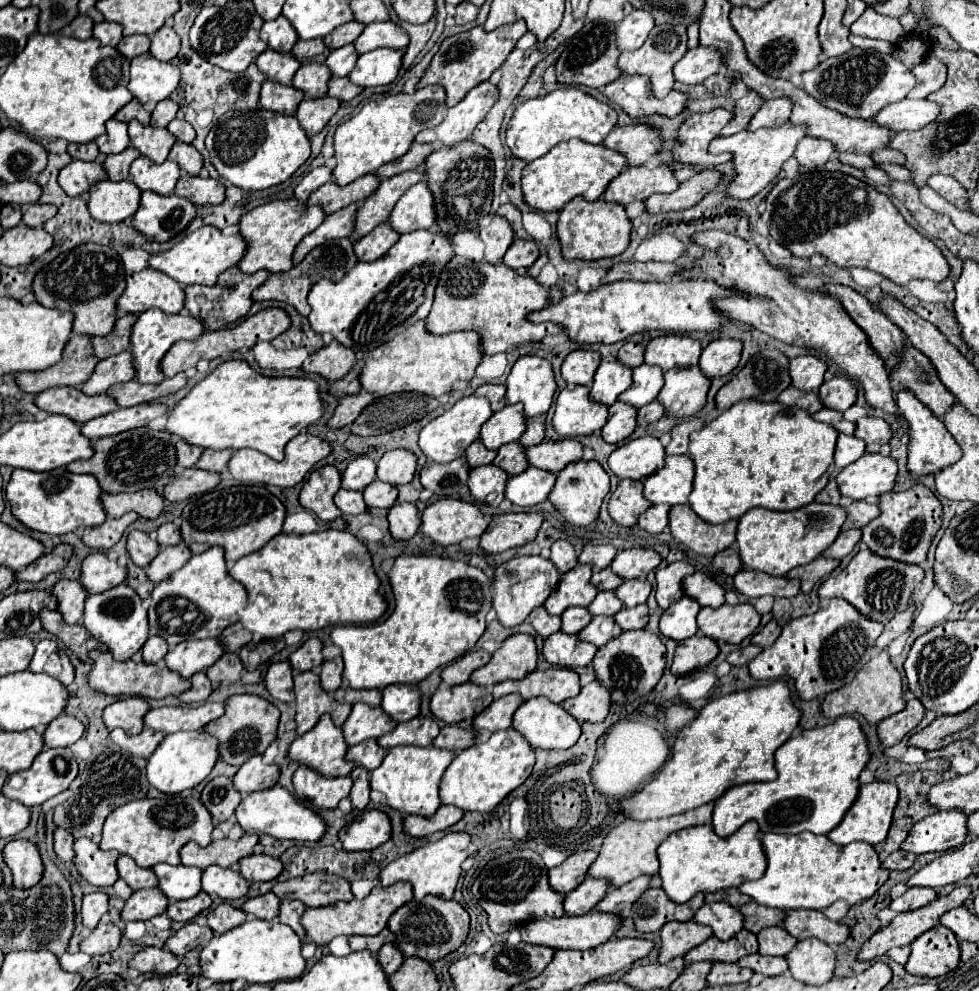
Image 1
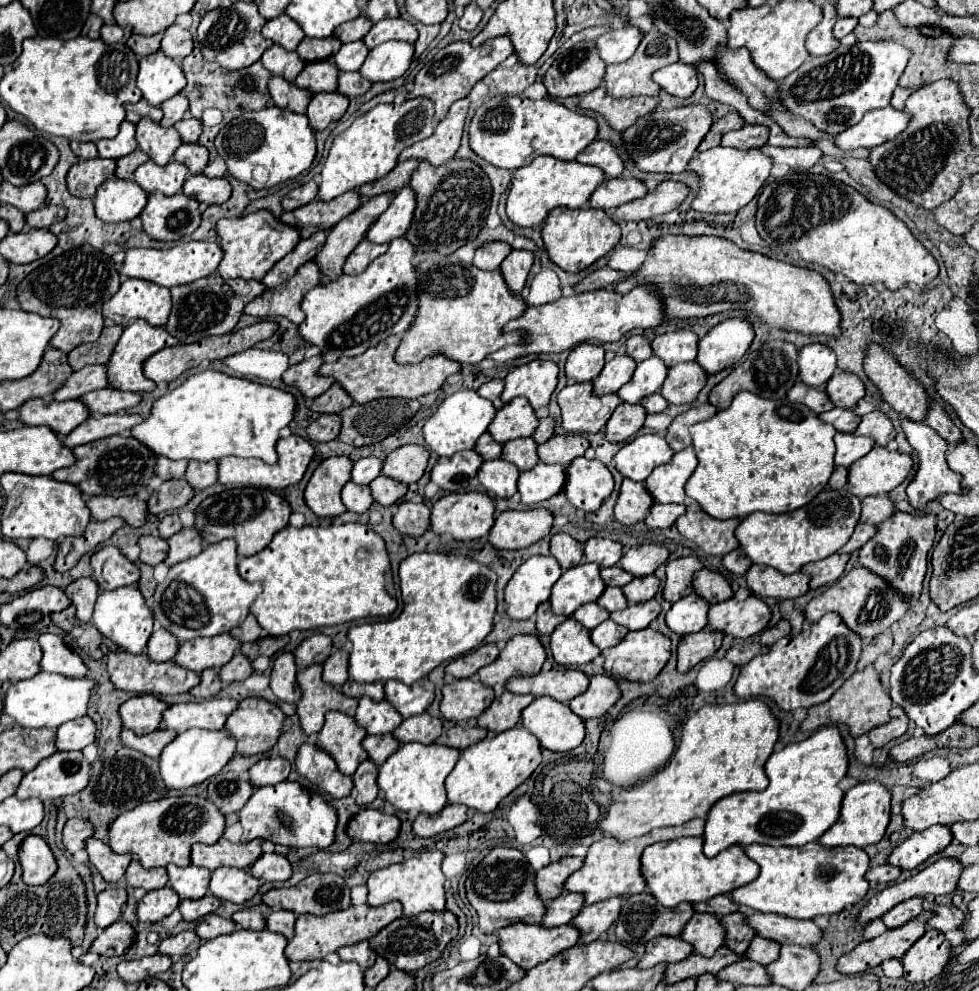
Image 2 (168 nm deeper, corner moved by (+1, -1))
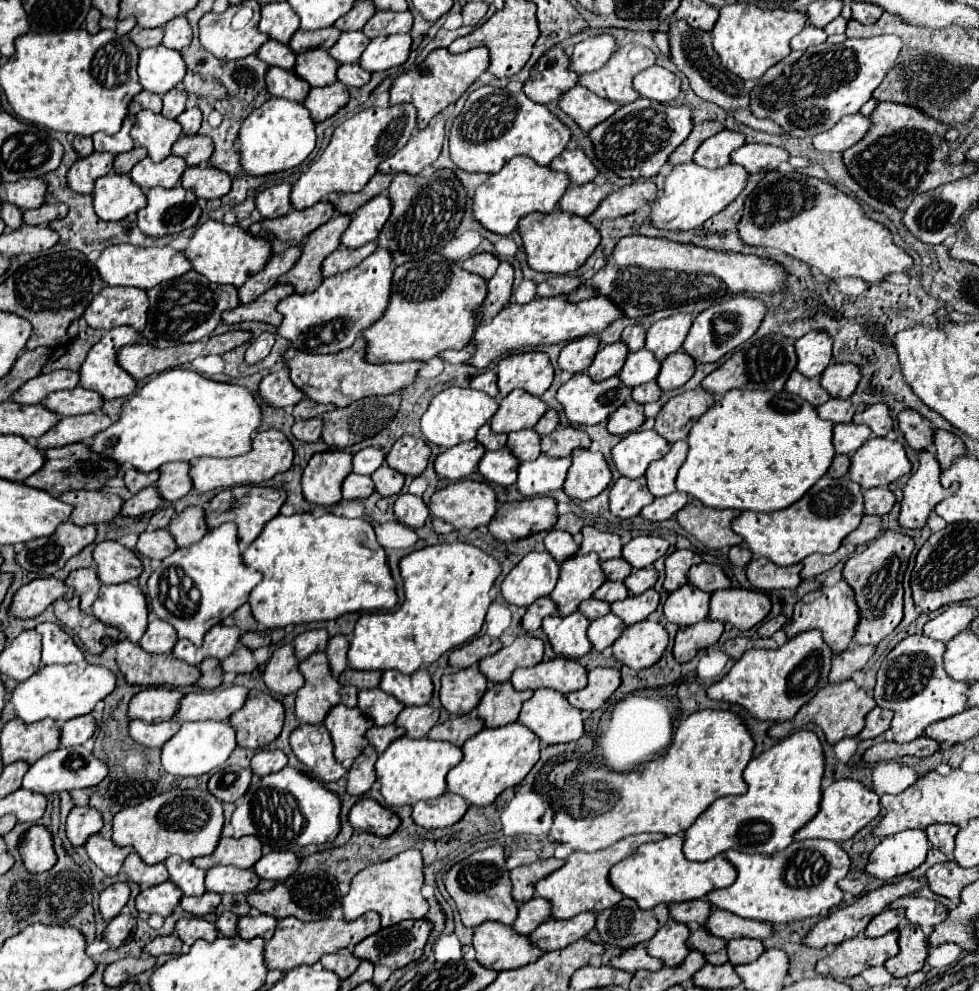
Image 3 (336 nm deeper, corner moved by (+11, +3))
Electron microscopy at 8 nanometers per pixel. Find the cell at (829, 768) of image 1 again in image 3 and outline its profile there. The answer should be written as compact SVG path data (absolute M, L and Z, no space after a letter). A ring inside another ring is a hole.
M797 731L751 759L743 771L747 793L715 801L713 809L703 813L693 829L685 831L685 859L709 861L729 849L749 855L785 849L793 841L793 833L819 809L823 763L823 749L813 731Z

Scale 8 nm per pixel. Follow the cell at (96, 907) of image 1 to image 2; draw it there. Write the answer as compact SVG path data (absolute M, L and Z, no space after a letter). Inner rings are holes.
M109 887L97 895L97 909L95 909L95 925L99 929L109 927L119 919L119 909L127 901L125 889Z

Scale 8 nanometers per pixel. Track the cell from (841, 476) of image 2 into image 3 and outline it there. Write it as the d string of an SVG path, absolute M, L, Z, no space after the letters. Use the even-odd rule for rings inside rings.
M837 455L837 457L833 459L833 465L829 467L827 475L833 477L833 479L845 477L847 471L849 471L849 465L851 465L851 455Z

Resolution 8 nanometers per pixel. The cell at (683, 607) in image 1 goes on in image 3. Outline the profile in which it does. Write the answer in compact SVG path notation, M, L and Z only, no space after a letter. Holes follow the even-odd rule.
M683 585L667 597L663 613L671 623L695 625L709 613L709 593L691 585Z

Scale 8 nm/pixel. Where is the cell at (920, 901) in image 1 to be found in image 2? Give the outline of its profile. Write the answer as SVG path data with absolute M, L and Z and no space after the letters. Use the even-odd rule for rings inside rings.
M911 897L899 905L895 905L893 909L889 909L881 919L887 927L901 927L905 925L909 919L917 917L923 913L923 899L921 897Z

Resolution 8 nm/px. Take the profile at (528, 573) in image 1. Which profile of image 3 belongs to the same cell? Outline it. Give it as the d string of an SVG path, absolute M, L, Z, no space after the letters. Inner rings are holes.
M533 551L525 555L501 583L503 597L513 603L527 607L531 599L549 597L559 579L559 563L547 553ZM529 599L529 601L523 601Z

